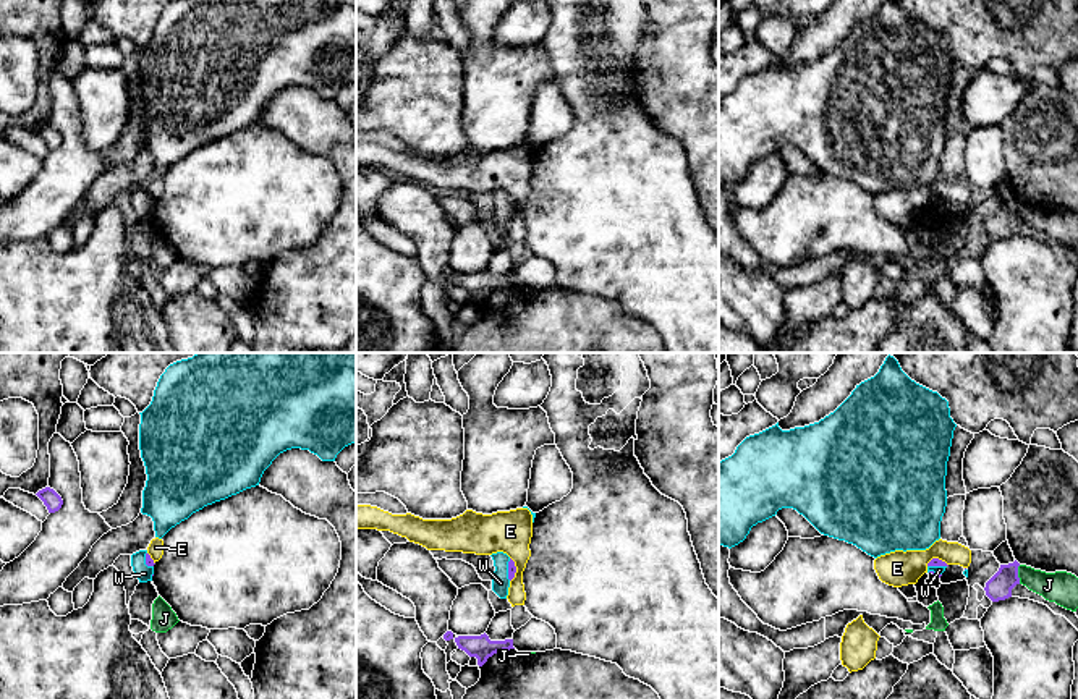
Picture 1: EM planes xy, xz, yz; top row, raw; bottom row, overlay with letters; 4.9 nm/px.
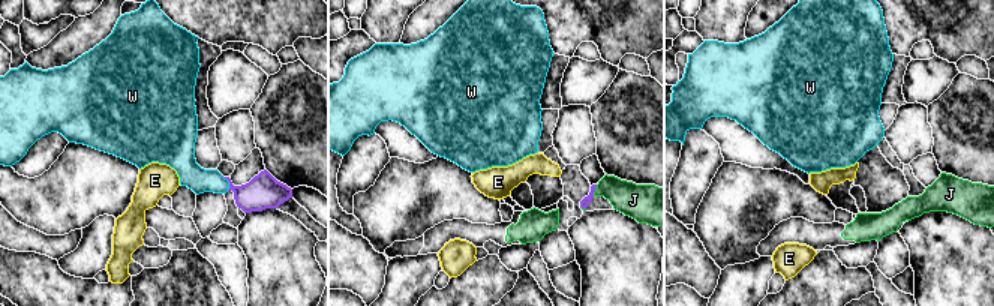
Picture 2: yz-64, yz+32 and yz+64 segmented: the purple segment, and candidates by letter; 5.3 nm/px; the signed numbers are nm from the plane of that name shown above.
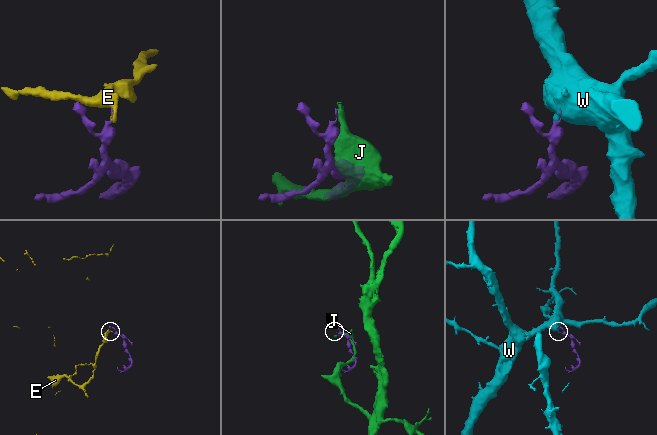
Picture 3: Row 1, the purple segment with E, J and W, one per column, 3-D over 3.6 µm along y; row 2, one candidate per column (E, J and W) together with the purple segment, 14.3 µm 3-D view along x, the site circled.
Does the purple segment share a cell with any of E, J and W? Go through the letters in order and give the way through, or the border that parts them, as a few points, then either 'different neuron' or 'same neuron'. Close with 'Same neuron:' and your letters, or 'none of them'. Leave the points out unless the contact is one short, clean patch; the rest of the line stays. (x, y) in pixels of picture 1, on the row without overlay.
E: border xz (510, 194), (515, 204), (515, 214), (510, 219); different neuron
J: different neuron
W: way xz (512, 206), (509, 207), (500, 220); same neuron
Same neuron: W

